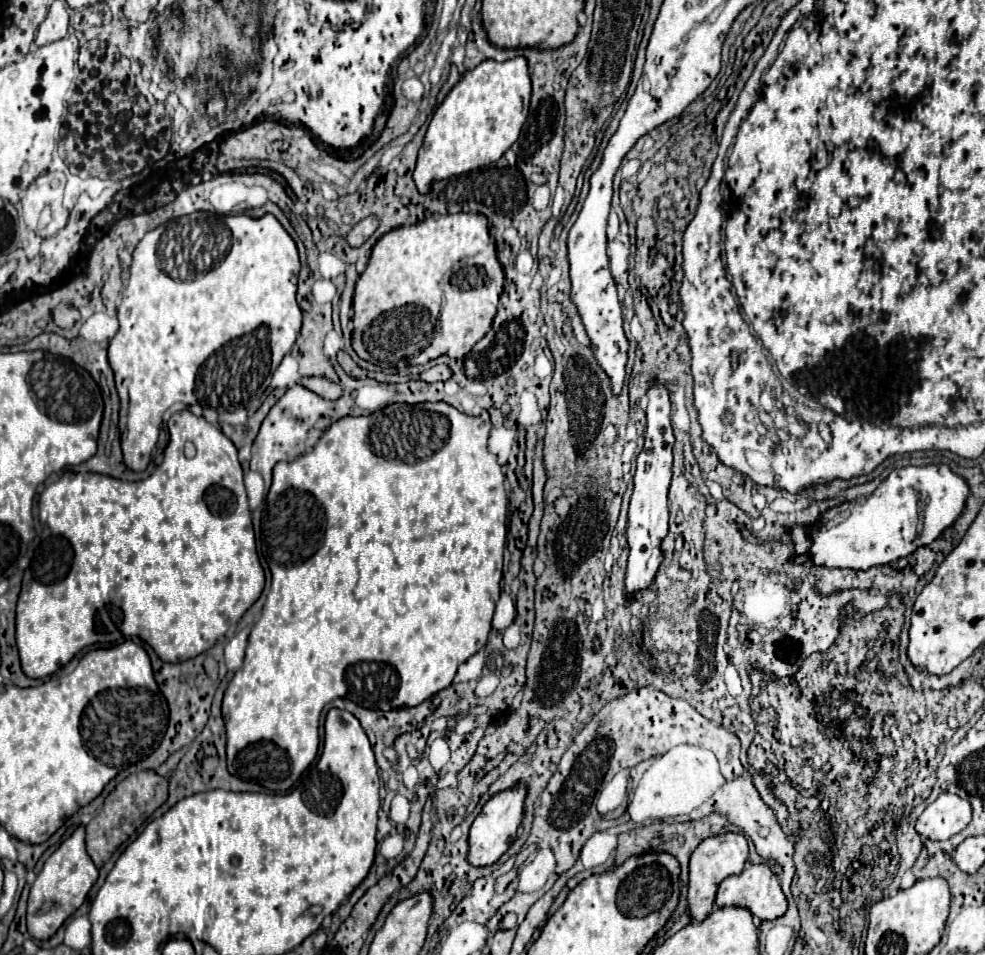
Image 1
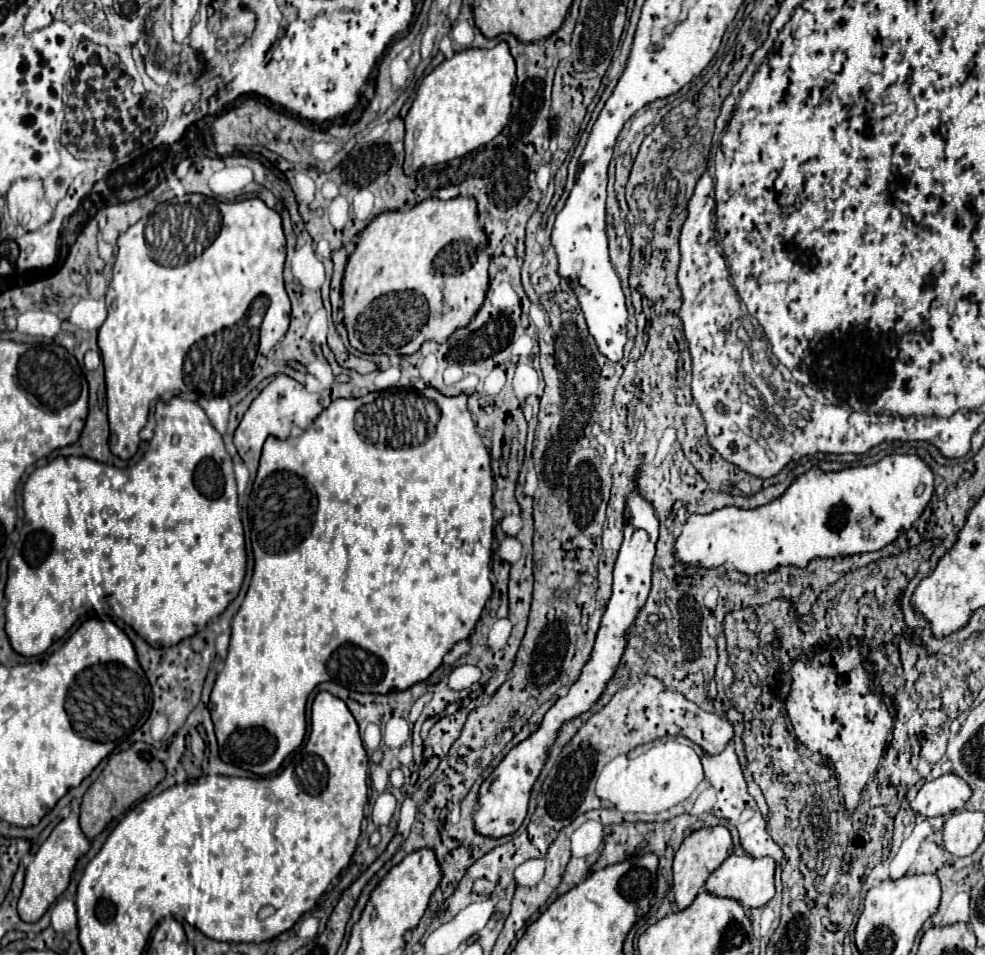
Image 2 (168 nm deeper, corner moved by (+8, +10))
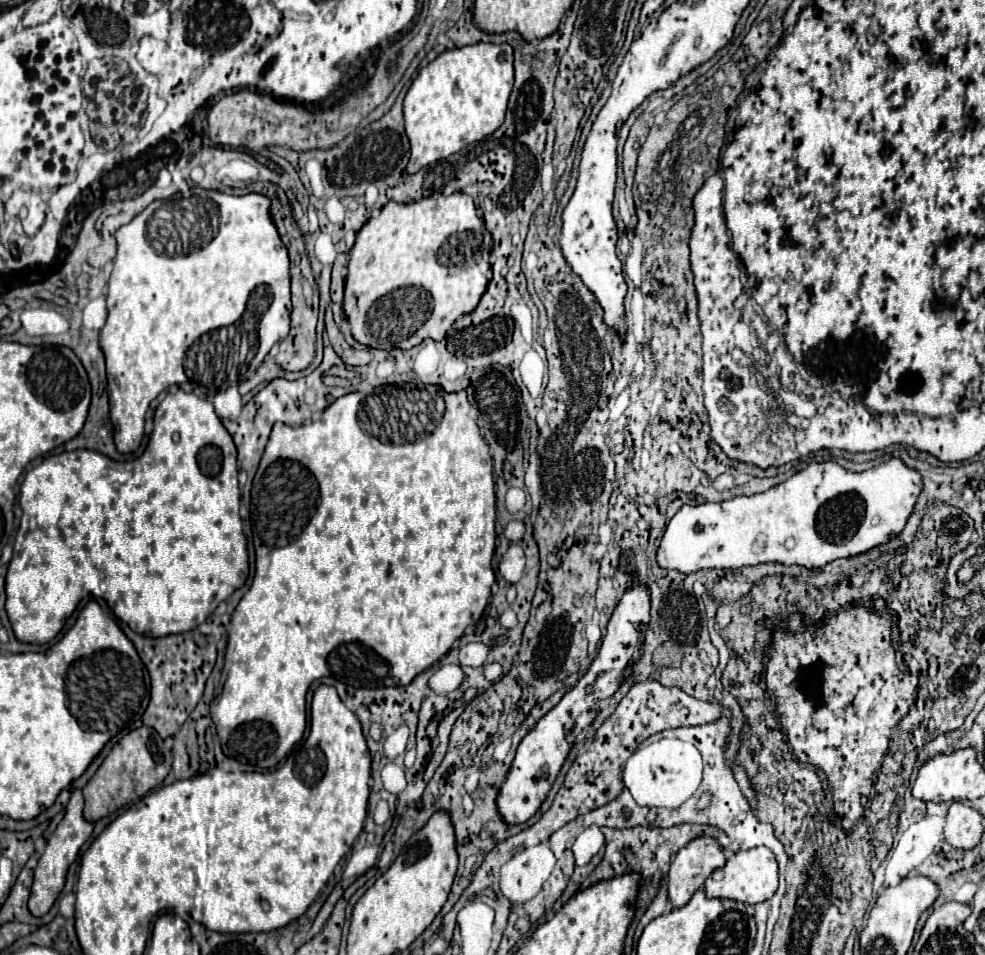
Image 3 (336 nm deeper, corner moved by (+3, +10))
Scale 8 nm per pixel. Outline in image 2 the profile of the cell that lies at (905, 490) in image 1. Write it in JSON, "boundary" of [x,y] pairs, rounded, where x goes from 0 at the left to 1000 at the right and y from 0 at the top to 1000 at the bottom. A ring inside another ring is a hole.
{"boundary":[[[902,476],[881,489],[863,489],[849,495],[837,495],[824,489],[812,497],[794,520],[768,533],[735,531],[719,539],[703,539],[686,564],[686,585],[696,592],[729,594],[735,590],[745,592],[751,600],[770,602],[780,600],[794,592],[818,594],[828,583],[869,581],[881,577],[893,577],[902,569],[910,566],[926,548],[938,537],[948,518],[948,493],[932,476]]]}

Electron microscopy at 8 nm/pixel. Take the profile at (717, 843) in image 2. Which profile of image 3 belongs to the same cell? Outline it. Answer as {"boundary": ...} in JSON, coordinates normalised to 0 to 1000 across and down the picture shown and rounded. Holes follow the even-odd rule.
{"boundary":[[[710,876],[687,891],[677,914],[677,937],[685,950],[693,950],[714,929],[716,920],[736,906],[736,895],[724,876]]]}

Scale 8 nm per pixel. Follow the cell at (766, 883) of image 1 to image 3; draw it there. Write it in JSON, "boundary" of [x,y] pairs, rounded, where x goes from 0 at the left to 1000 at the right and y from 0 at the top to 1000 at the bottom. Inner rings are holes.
{"boundary":[[[764,887],[760,891],[744,893],[732,910],[726,910],[716,923],[718,939],[732,939],[752,943],[756,948],[769,948],[785,939],[789,933],[789,902],[779,887]]]}

